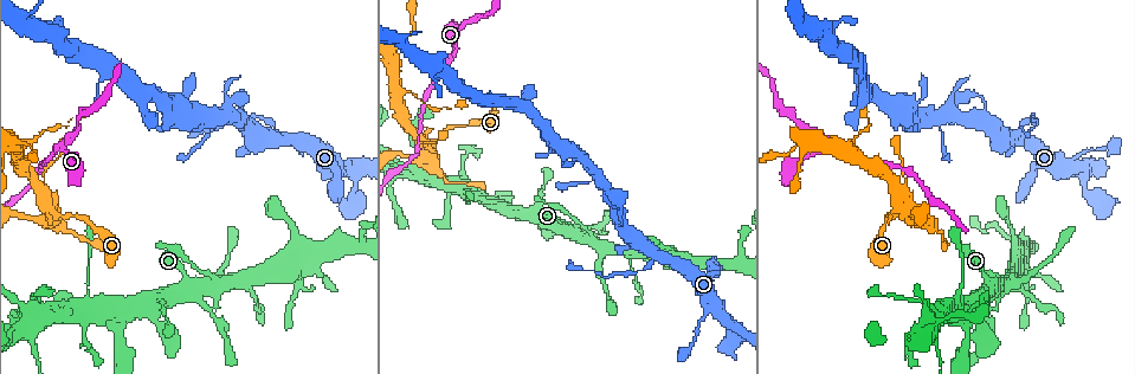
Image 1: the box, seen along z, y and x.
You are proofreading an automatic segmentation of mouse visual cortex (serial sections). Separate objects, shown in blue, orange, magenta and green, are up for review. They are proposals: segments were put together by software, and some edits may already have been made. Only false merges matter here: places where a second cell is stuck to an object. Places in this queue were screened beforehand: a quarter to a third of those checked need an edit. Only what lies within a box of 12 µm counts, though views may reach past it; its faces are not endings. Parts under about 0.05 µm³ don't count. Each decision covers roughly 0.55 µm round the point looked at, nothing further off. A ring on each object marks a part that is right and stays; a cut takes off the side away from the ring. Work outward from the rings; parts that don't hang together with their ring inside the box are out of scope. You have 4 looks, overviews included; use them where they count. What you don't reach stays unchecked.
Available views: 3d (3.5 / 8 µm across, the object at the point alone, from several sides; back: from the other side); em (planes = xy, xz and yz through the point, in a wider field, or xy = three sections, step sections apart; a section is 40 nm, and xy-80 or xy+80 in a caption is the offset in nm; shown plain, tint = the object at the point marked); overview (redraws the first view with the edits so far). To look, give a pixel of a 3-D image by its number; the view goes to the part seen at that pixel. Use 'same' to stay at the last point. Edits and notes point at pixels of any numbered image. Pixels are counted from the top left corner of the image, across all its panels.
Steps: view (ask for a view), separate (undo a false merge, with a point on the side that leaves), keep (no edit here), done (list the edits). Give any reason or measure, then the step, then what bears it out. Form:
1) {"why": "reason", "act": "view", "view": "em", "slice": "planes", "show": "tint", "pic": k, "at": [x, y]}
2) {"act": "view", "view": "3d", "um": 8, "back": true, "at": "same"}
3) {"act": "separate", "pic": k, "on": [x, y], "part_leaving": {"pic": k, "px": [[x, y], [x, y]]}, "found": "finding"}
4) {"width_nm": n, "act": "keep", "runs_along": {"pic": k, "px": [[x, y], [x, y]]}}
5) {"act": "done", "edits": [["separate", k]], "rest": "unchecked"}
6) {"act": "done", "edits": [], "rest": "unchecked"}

{"why": "three-way junction", "act": "view", "view": "3d", "um": 3.5, "pic": 1, "at": [61, 147]}

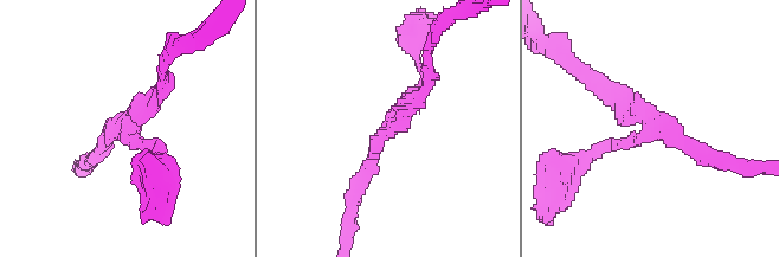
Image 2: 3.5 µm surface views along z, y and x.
{"arms": 3, "arm_widths_nm": [150, 200, 200], "why": "now the EM", "act": "view", "view": "em", "slice": "xy", "step": 5, "show": "tint", "pic": 2, "at": [393, 124]}

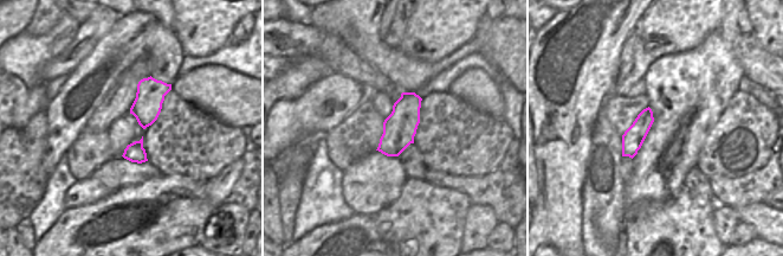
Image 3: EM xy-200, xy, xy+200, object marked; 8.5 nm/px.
{"act": "keep", "runs_along": {"pic": 2, "px": [[592, 156], [649, 135], [643, 109], [604, 91]]}, "found": "continuous, no second cell"}

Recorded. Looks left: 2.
{"why": "four or more arms meet", "act": "view", "view": "em", "slice": "planes", "show": "tint", "pic": 1, "at": [429, 145]}

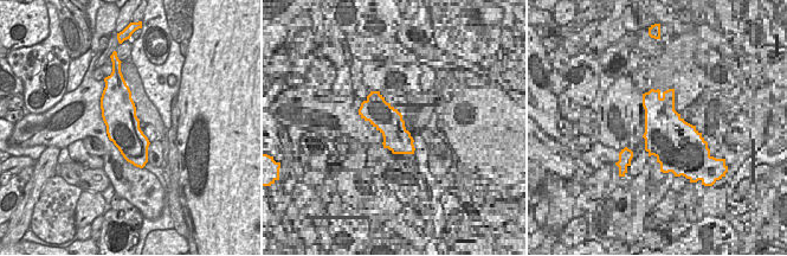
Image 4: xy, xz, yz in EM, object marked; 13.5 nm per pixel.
{"act": "view", "view": "3d", "um": 3.5, "back": true, "at": "same"}

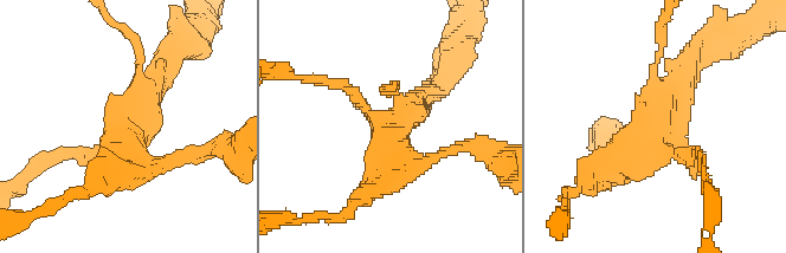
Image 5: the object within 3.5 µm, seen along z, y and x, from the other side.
{"act": "keep", "runs_along": {"pic": 5, "px": [[65, 155], [121, 144], [153, 79]]}, "found": "continuous, no second cell"}

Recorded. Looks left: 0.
{"act": "done", "edits": [], "rest": "unchecked"}

